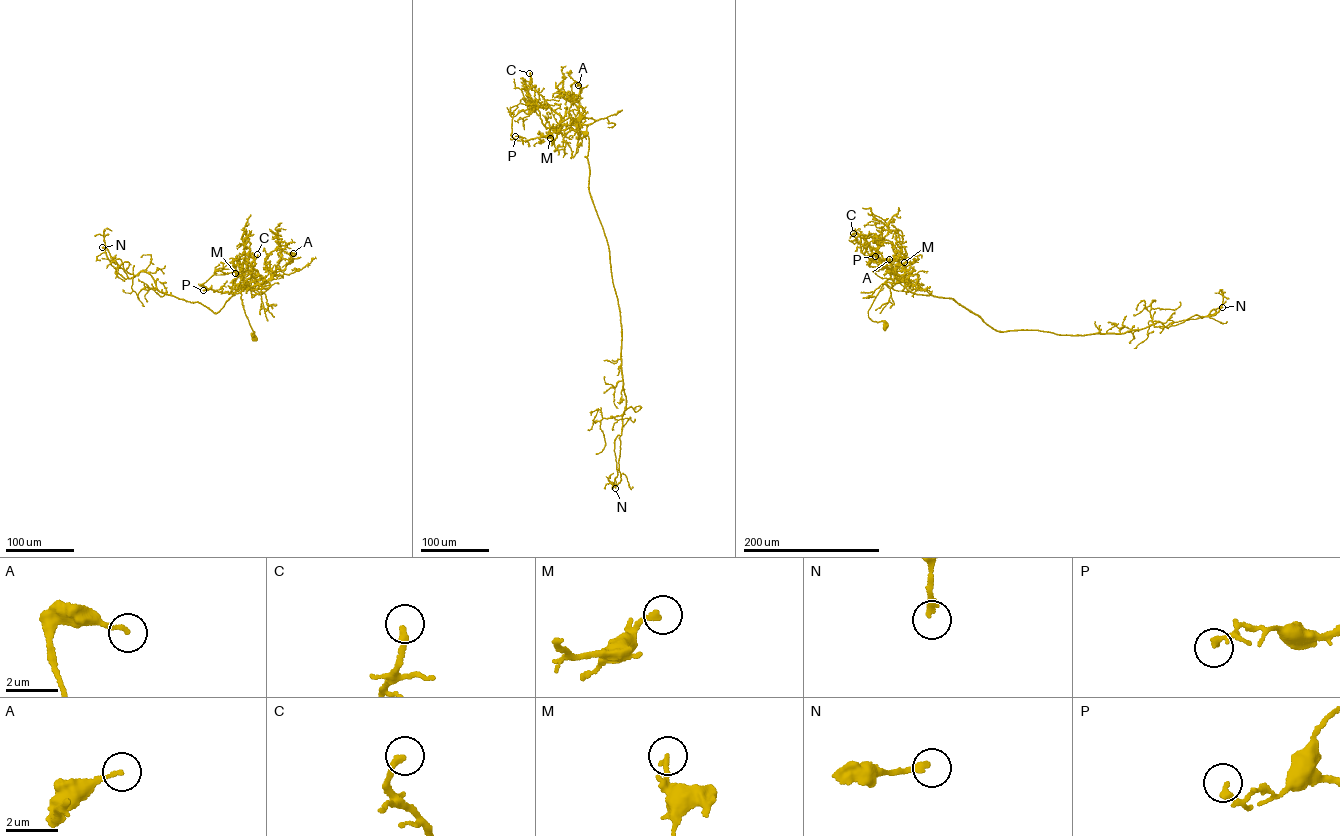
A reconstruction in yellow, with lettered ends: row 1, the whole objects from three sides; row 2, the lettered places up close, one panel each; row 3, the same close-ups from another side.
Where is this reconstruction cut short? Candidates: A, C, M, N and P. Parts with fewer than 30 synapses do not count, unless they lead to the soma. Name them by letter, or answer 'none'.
C

